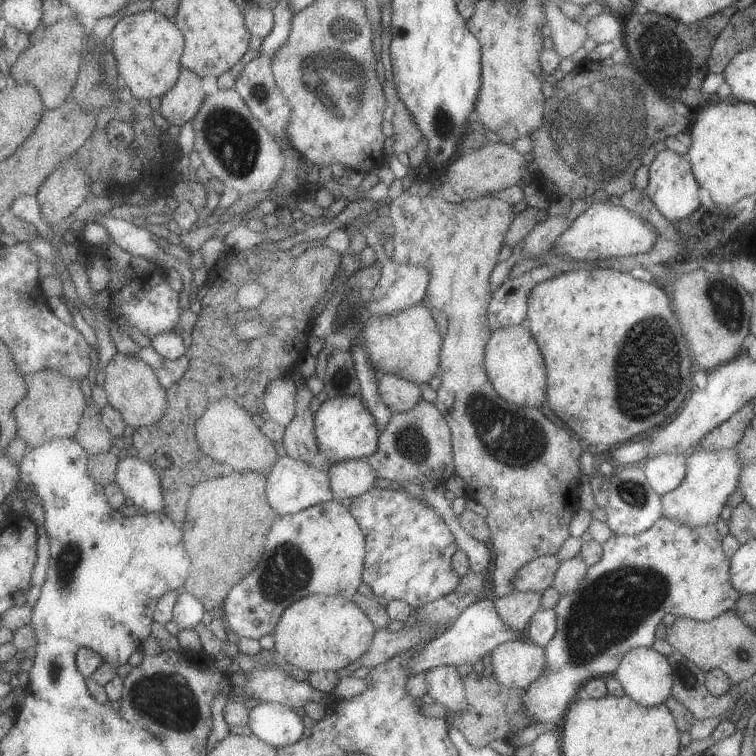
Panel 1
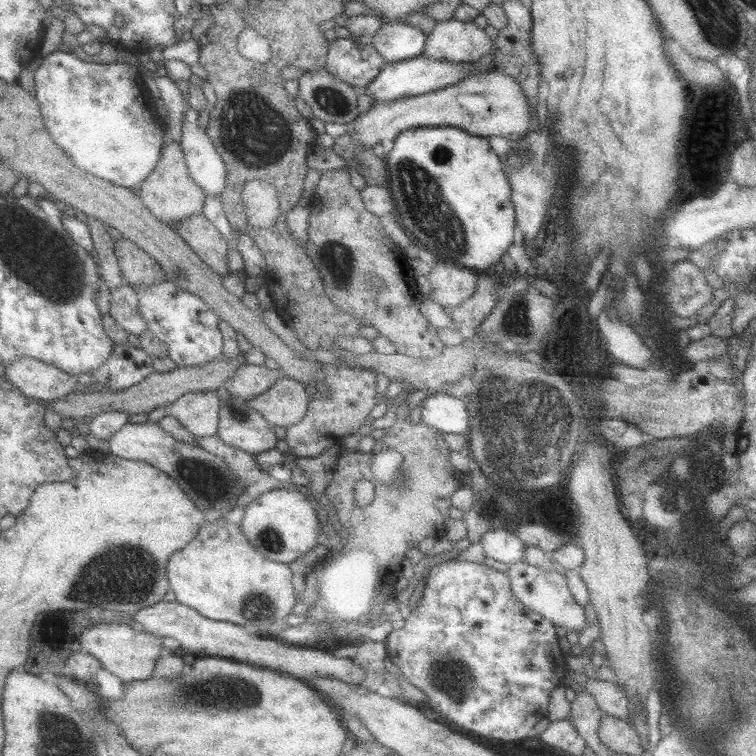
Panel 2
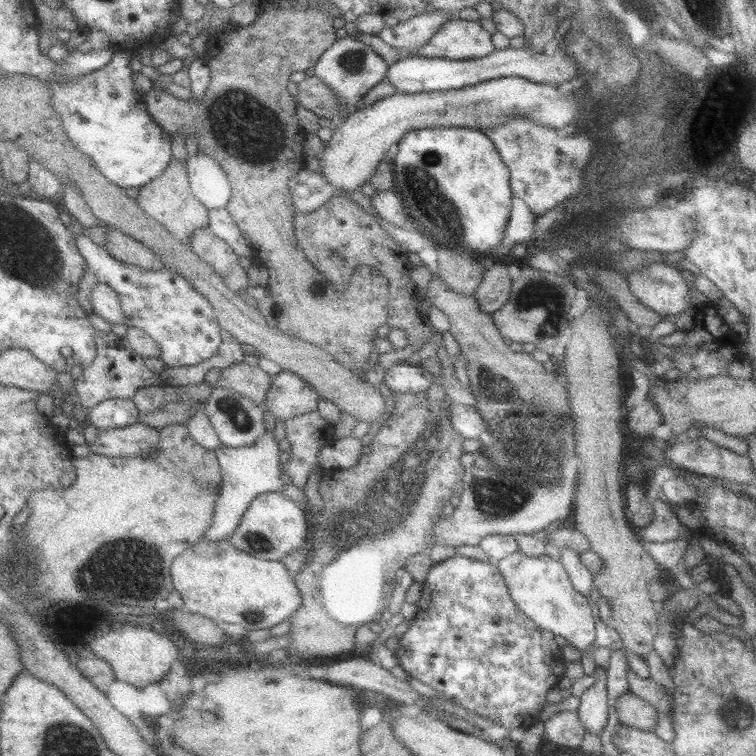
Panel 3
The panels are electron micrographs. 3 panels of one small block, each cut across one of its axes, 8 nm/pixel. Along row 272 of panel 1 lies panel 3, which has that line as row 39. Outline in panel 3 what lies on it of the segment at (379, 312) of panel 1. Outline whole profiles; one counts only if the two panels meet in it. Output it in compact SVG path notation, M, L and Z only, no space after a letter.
M444 10L428 12L411 20L399 22L396 26L387 25L381 31L381 38L398 53L410 55L415 48L427 44L439 29L453 18L457 18L455 14Z

